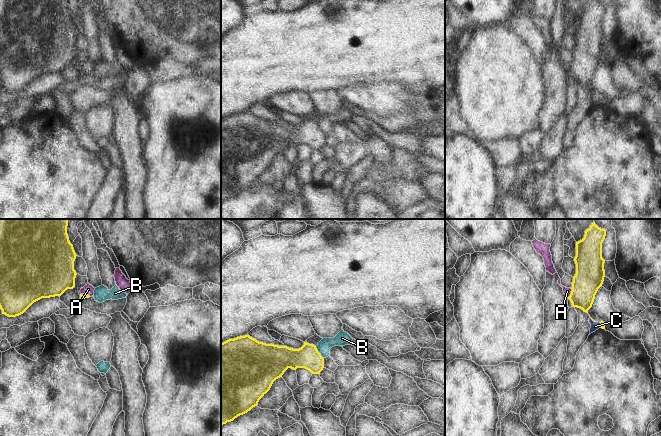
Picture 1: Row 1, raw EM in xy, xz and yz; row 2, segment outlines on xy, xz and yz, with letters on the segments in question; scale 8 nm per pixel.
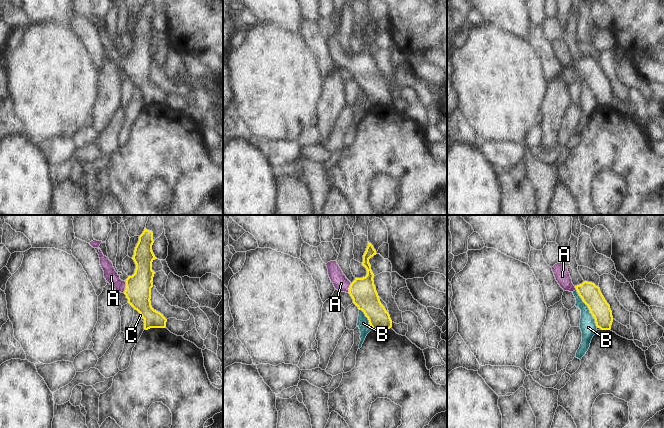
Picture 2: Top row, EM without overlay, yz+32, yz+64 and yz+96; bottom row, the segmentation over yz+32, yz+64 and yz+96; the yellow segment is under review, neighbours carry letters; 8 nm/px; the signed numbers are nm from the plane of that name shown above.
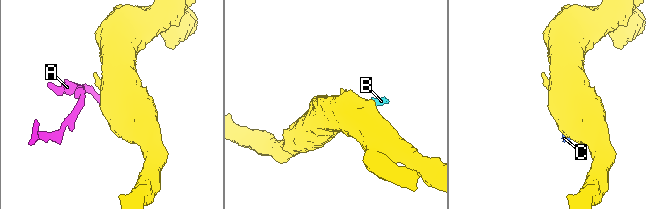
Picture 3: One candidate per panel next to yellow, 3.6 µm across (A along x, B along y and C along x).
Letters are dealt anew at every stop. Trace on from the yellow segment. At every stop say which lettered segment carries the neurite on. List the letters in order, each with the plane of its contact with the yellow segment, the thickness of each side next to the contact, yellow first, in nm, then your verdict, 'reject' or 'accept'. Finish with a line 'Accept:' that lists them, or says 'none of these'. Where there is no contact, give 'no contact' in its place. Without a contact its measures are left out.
A: yz | 240/60 nm | accept
B: xz | 190/110 nm | reject
C: yz | 20/70 nm | reject
Accept: A

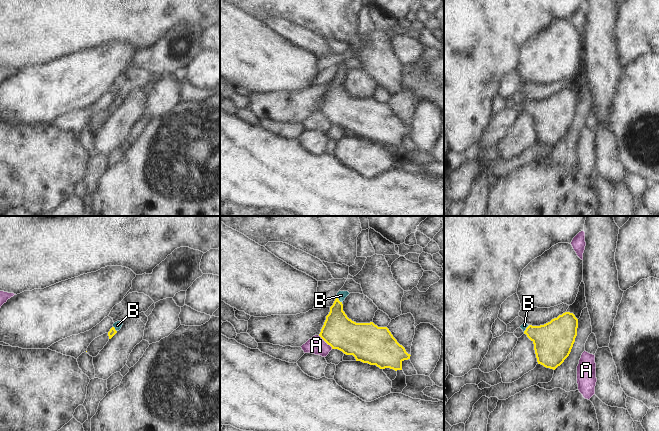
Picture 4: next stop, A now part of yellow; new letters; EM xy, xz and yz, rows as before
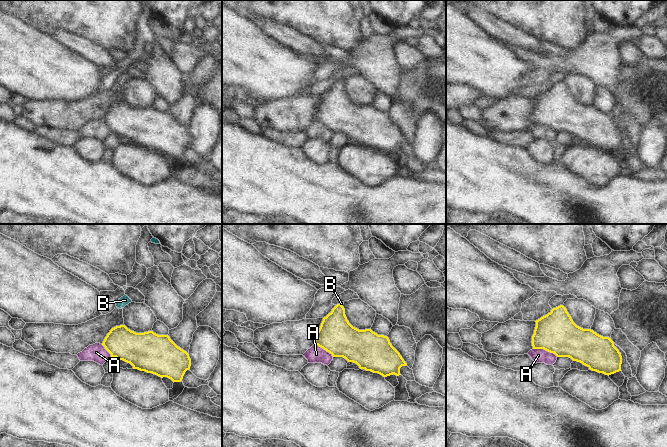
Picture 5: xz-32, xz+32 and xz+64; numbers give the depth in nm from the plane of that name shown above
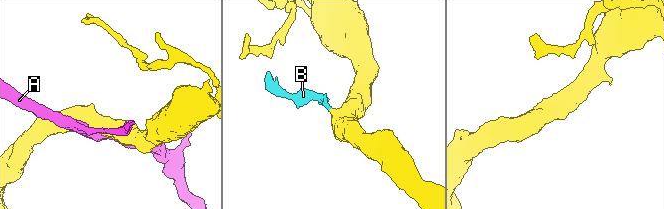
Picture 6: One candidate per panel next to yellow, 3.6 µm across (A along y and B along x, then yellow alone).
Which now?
A: xz | 260/150 nm | reject
B: xz | 260/80 nm | accept
Accept: B

